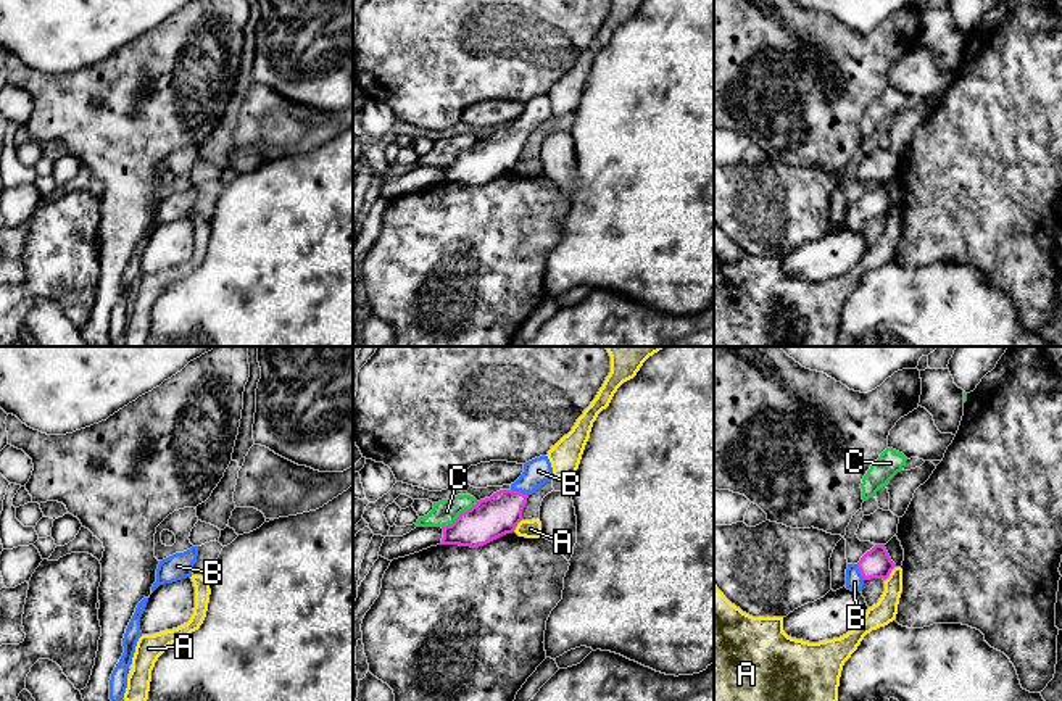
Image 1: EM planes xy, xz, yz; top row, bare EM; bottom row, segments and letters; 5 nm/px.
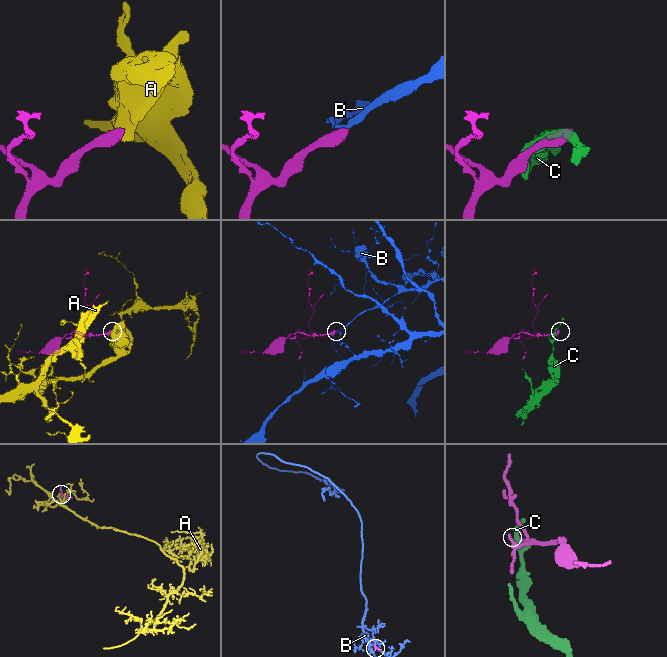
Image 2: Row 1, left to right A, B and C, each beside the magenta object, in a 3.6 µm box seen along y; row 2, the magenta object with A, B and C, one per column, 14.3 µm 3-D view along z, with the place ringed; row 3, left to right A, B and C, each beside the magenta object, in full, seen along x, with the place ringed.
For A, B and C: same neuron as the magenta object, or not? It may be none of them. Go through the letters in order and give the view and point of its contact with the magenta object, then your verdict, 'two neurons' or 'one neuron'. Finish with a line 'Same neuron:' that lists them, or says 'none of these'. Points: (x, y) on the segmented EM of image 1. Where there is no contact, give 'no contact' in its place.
A: yz (890, 572) | two neurons
B: xz (519, 492) | one neuron
C: xz (460, 514) | two neurons
Same neuron: B

